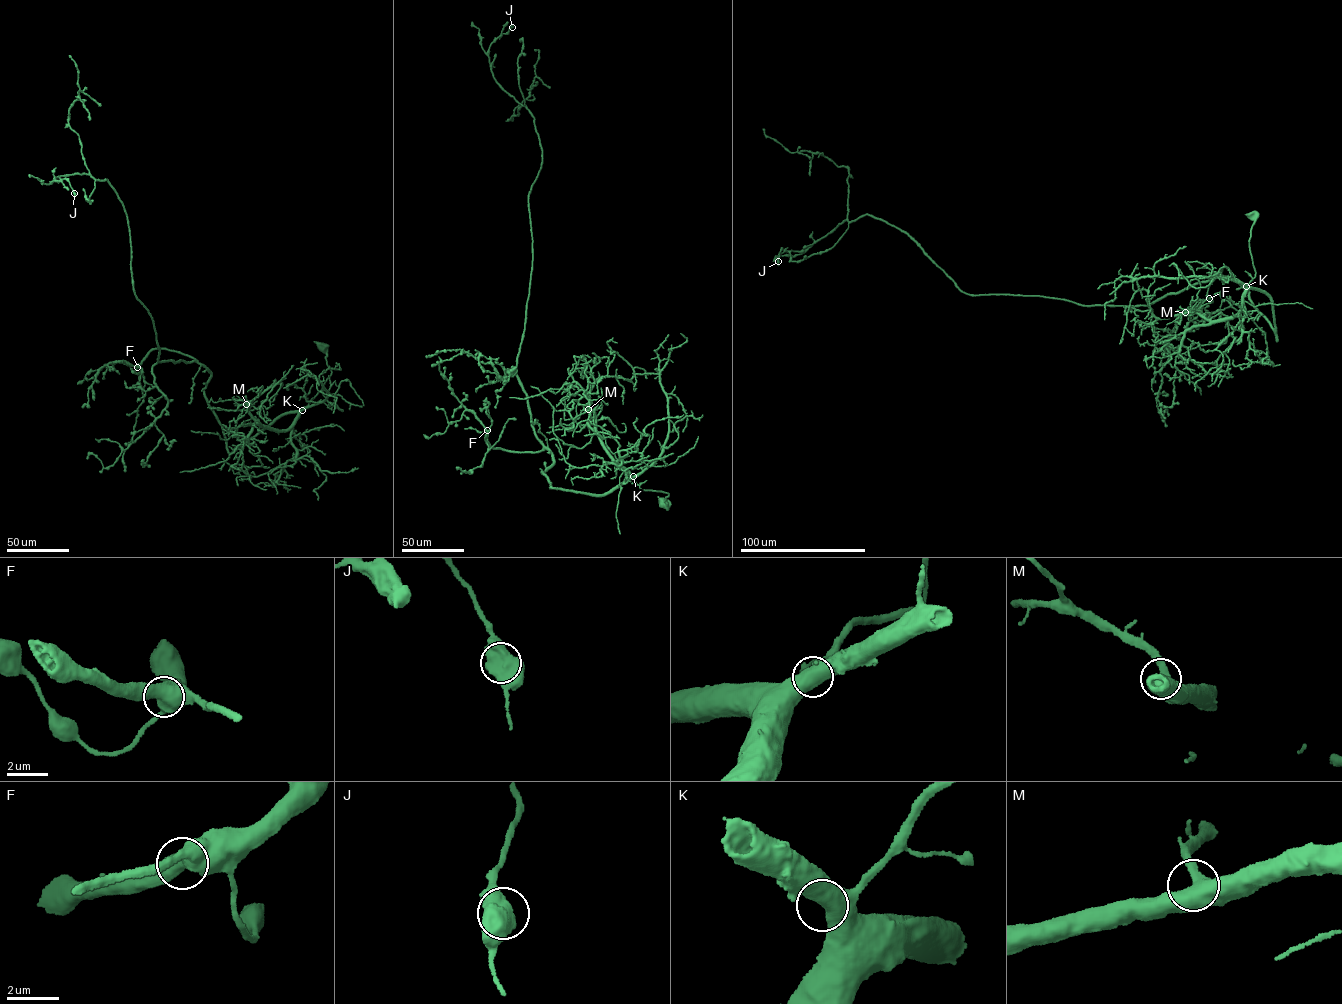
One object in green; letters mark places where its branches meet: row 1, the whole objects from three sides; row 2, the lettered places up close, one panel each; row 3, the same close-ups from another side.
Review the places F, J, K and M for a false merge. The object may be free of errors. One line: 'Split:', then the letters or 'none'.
Split: none

